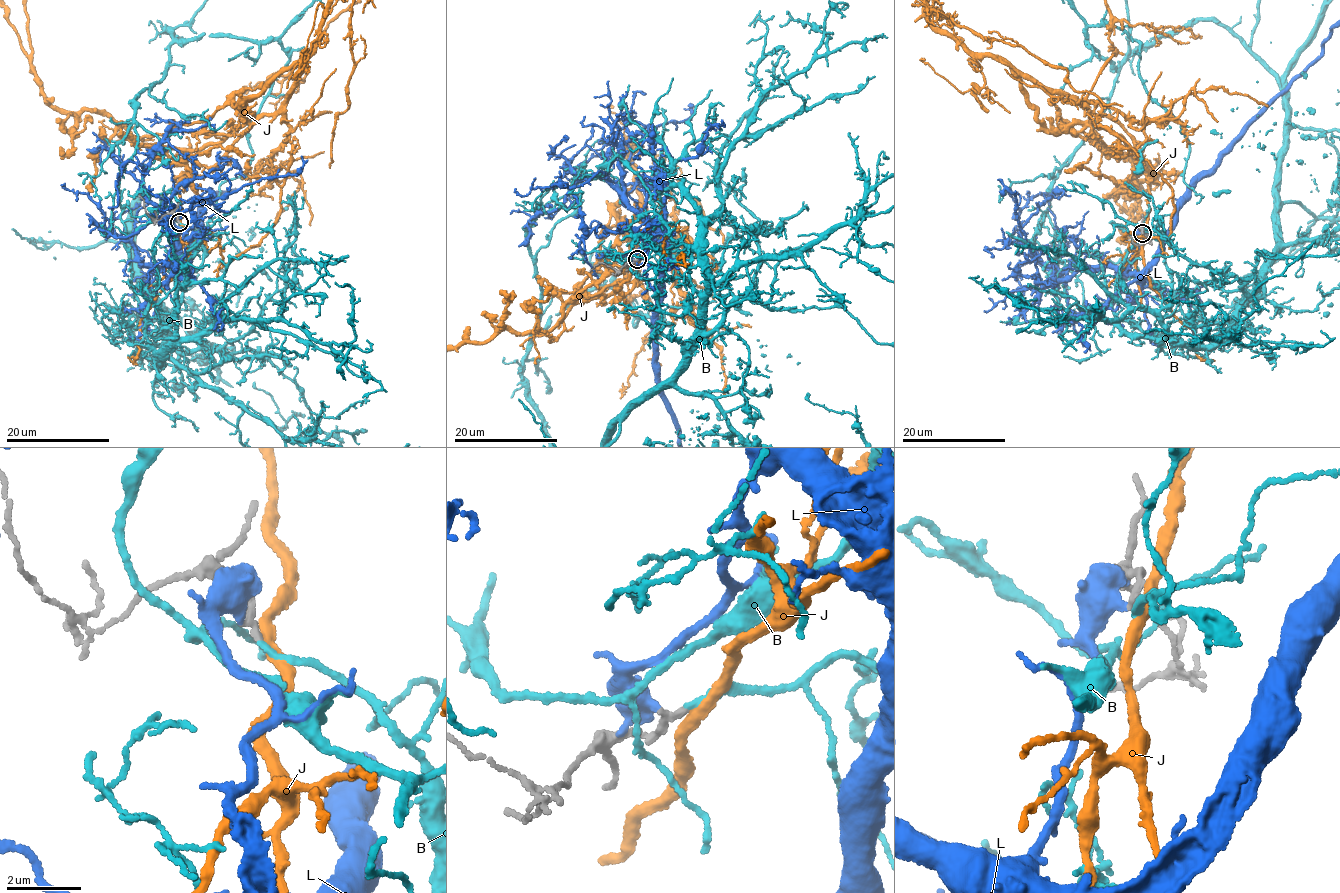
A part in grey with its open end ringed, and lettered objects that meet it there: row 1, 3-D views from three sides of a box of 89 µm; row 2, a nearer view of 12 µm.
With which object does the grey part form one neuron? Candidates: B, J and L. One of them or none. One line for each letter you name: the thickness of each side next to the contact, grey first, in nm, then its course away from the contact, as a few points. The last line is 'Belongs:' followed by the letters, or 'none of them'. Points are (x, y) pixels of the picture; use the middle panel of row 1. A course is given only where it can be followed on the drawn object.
B: Thickness 180 nm (grey) against 170 nm
Belongs: B

